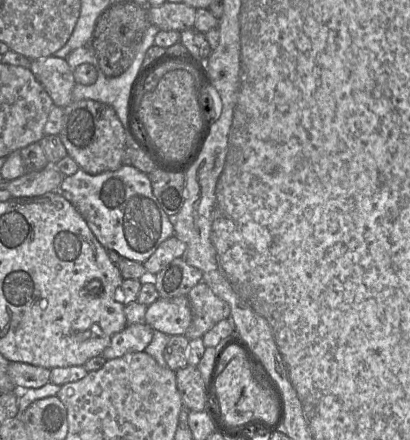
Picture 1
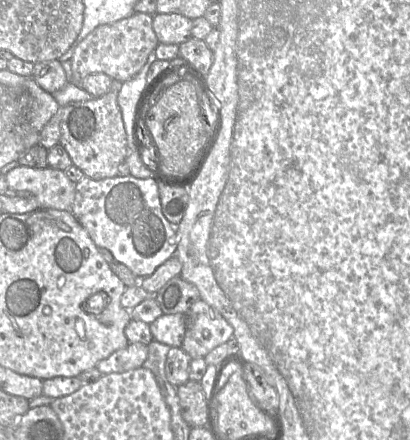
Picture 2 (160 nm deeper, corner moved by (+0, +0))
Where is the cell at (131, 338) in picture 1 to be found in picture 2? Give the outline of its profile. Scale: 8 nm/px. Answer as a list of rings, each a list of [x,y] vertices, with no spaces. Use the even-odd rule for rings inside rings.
[[[129,343],[125,348],[99,361],[96,368],[103,374],[121,373],[143,366],[148,356],[148,345]]]

